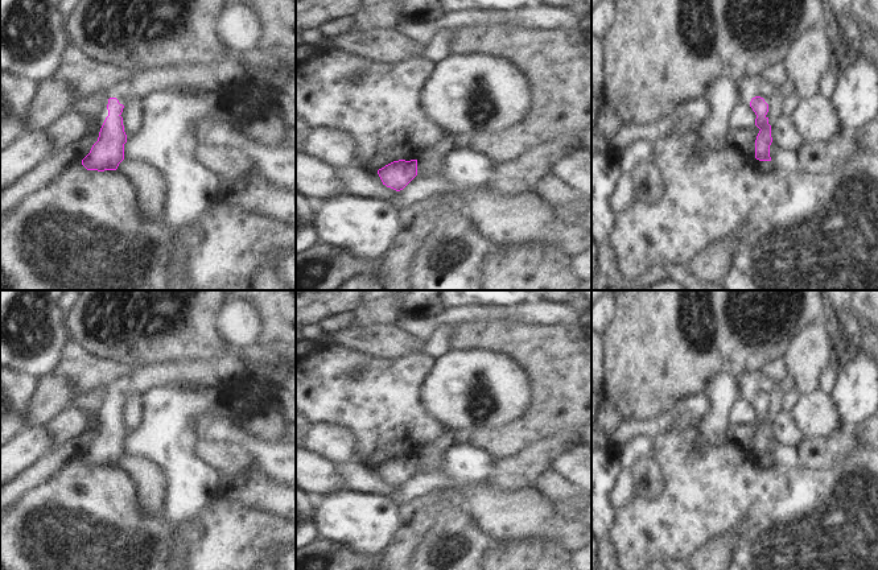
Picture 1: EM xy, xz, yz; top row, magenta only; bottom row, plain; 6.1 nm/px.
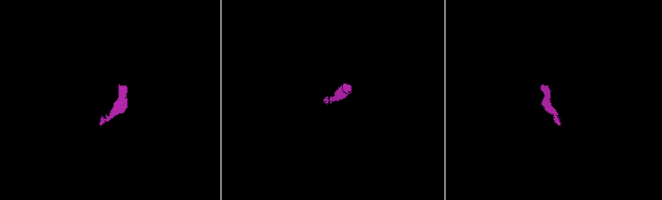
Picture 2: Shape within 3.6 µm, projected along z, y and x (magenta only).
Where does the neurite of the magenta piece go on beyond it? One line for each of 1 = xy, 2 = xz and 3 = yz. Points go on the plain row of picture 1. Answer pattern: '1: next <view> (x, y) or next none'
1: next xy (209, 372)
2: next none
3: next yz (753, 381)

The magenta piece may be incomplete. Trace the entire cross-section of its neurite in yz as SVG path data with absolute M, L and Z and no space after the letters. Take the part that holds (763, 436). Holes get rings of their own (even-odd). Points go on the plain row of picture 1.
M753 371L737 377L741 396L750 401L757 410L755 421L760 425L755 435L755 454L771 457L770 441L772 438L768 420L768 402L775 391L775 383L760 371Z

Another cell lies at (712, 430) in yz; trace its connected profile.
M730 373L714 375L705 387L710 412L697 426L698 446L718 446L726 441L729 410L742 397L739 384Z

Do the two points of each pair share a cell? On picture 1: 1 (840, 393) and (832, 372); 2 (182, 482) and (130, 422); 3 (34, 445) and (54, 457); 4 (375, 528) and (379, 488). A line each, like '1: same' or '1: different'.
1: different
2: different
3: different
4: different

